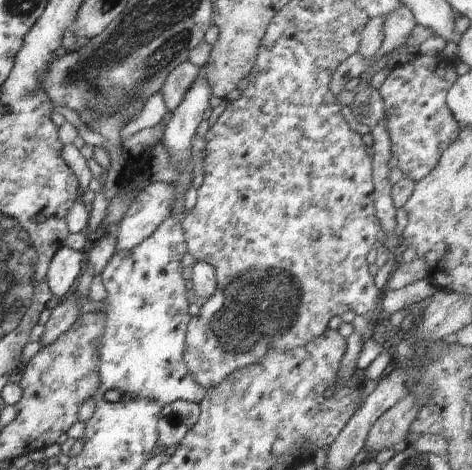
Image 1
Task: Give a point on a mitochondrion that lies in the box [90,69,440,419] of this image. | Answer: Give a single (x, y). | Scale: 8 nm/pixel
(261, 303)

